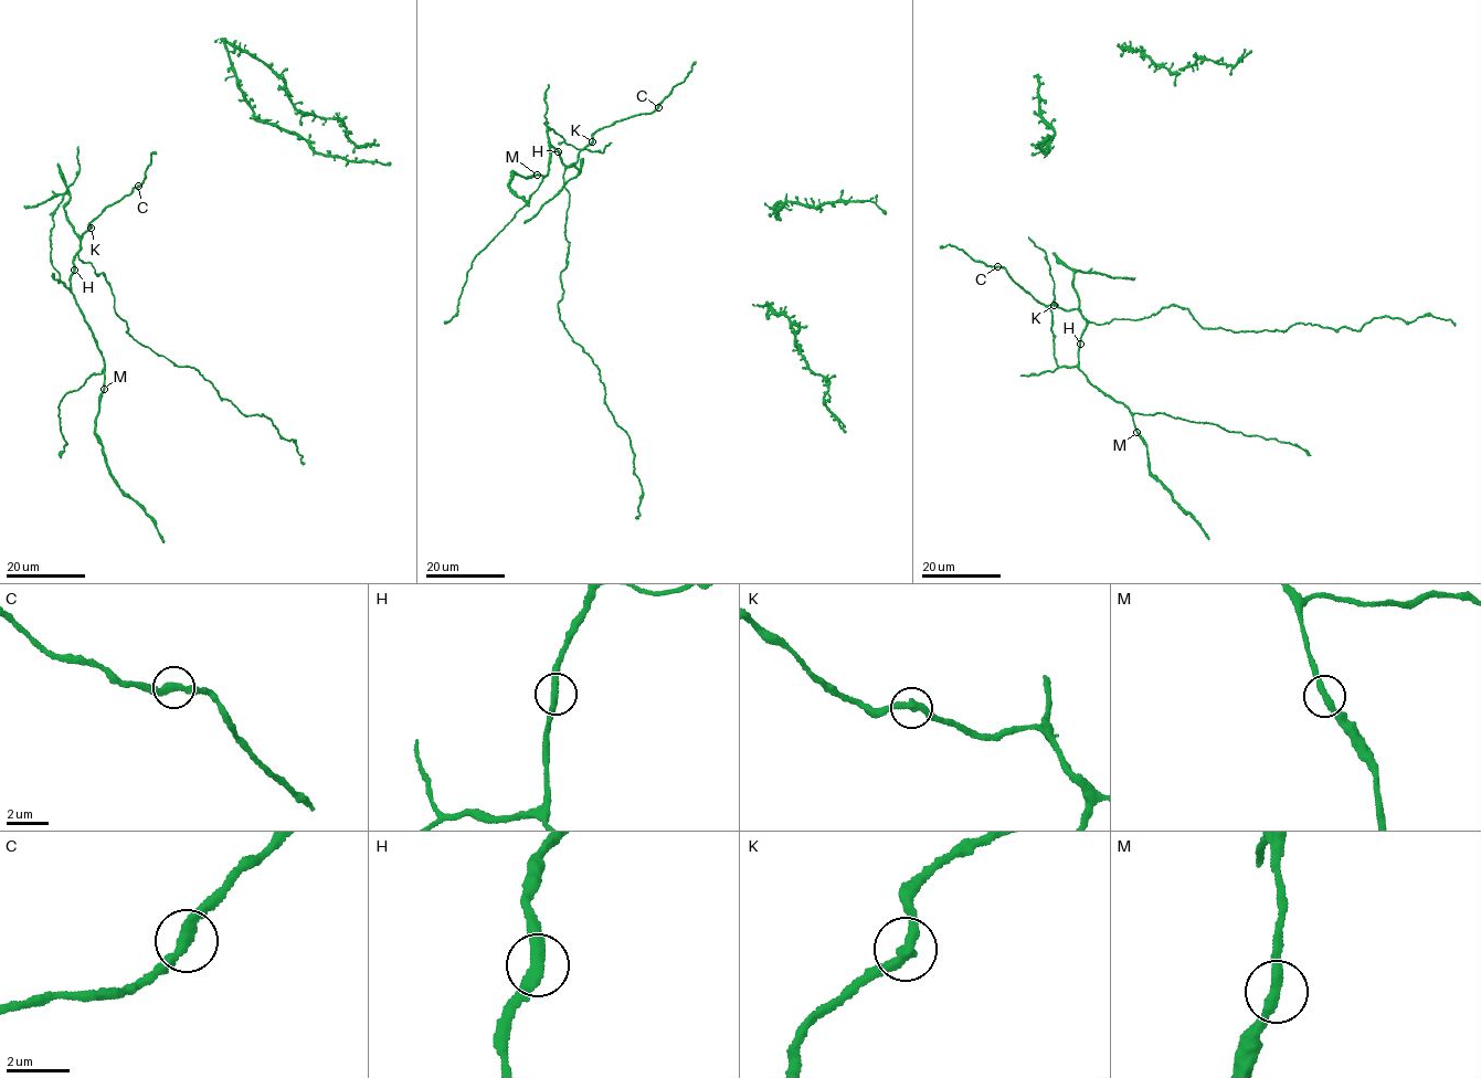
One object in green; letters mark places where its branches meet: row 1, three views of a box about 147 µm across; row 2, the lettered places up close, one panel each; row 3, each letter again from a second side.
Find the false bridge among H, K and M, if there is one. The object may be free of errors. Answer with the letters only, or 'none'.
none

